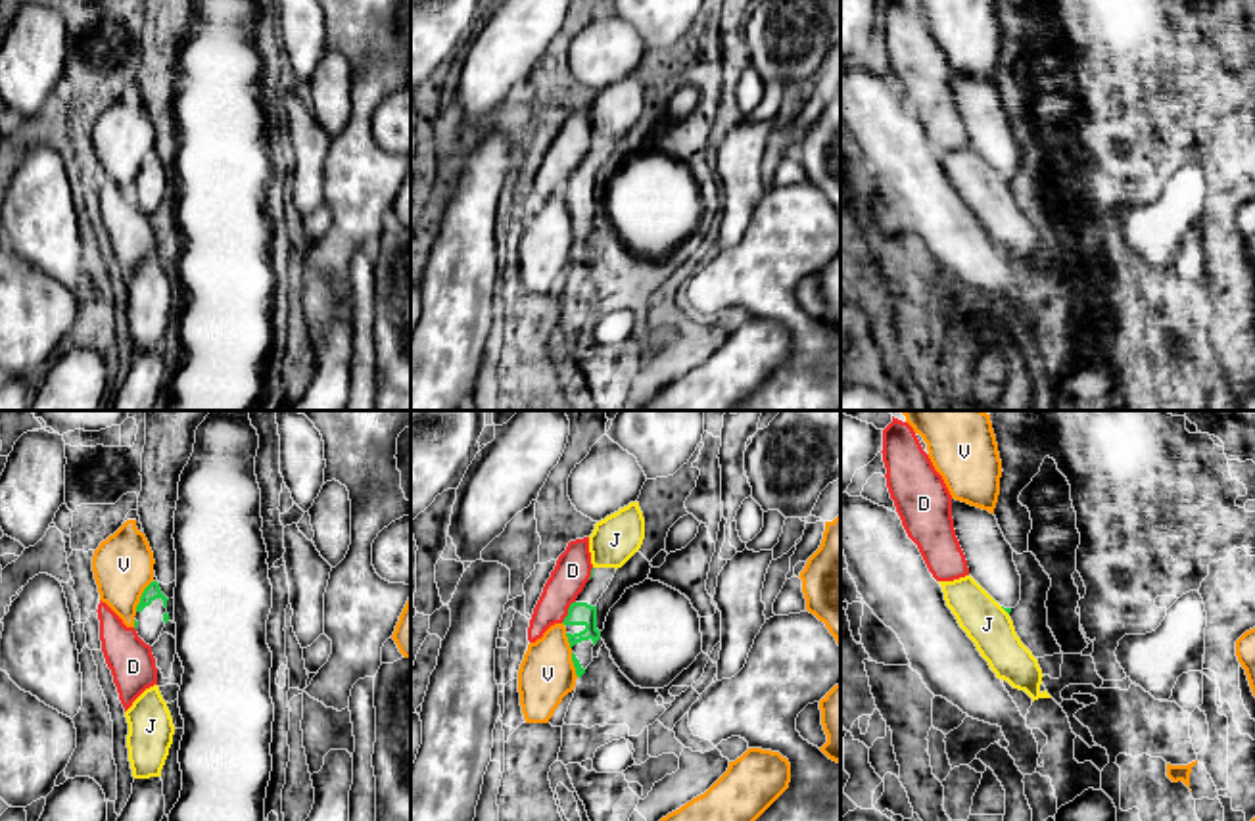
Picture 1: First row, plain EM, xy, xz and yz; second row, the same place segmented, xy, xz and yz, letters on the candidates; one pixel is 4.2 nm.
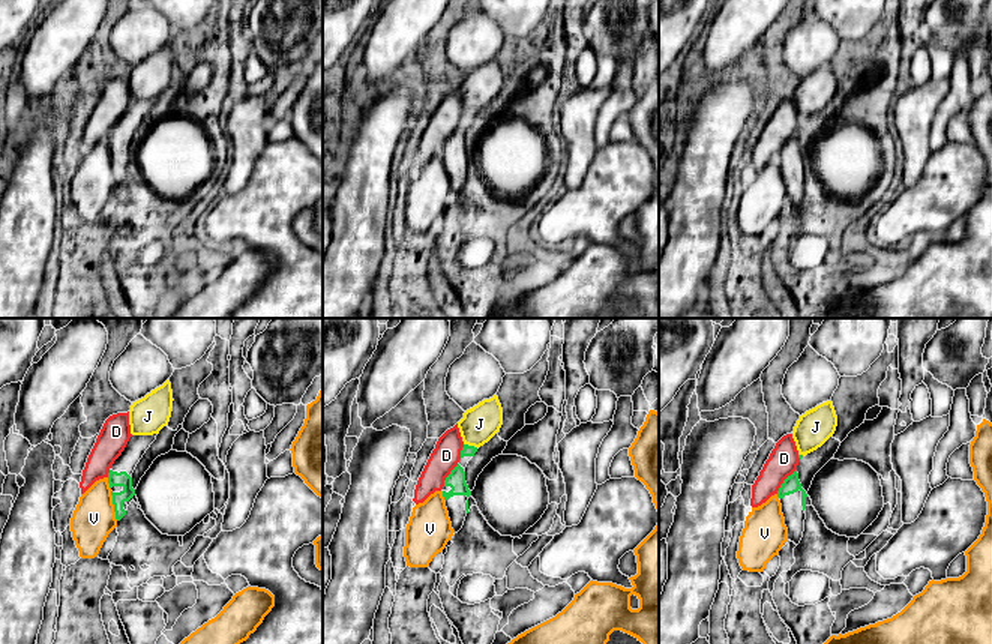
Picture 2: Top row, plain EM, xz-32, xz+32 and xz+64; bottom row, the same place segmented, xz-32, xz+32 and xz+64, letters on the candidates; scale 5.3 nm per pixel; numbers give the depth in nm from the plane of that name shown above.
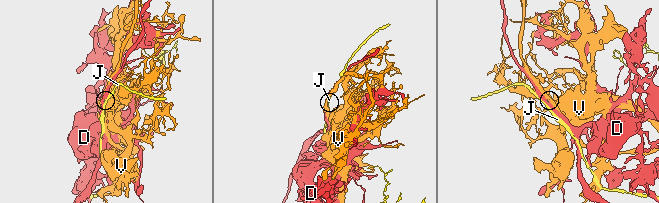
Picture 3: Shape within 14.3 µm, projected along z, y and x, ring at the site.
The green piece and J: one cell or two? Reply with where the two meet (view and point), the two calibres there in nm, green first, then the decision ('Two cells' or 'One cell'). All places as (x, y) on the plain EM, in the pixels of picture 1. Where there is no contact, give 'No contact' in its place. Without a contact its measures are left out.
Touches green at yz (1004, 179). Thickness 20 nm (green) against 190 nm. Two cells

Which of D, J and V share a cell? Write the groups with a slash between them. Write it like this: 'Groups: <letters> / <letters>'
Groups: D / J / V

